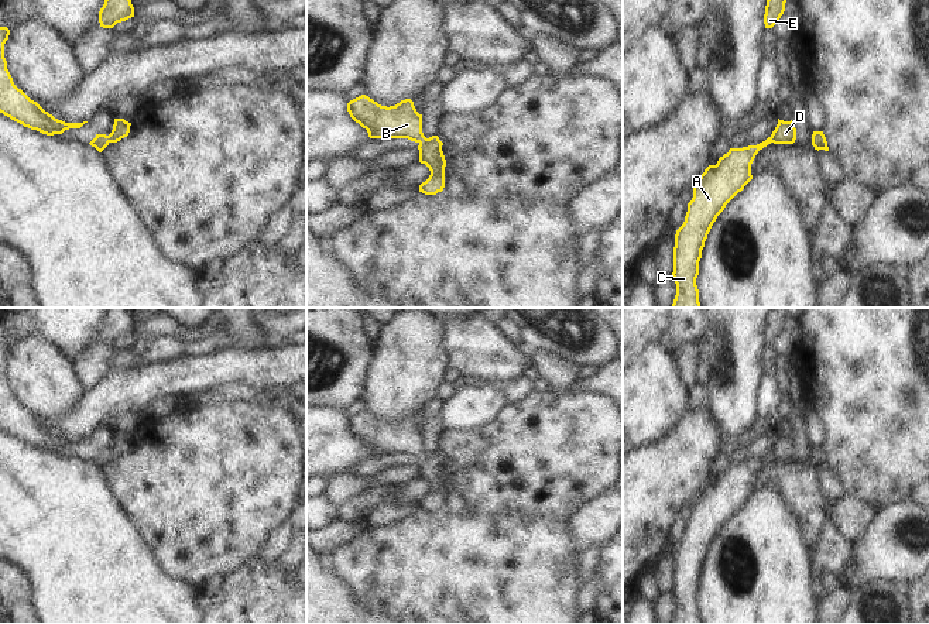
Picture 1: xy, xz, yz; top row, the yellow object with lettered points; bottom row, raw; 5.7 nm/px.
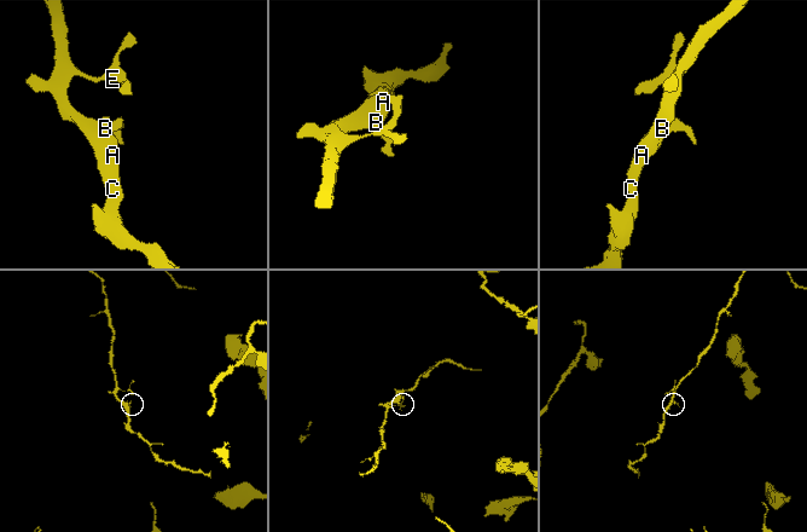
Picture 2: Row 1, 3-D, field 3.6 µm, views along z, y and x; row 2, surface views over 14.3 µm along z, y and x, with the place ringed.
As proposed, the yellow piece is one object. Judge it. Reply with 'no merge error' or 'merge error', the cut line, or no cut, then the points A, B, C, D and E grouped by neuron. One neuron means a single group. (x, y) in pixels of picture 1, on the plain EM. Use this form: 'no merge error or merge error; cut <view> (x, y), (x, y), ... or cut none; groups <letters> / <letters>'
no merge error; cut none; groups A B C D E

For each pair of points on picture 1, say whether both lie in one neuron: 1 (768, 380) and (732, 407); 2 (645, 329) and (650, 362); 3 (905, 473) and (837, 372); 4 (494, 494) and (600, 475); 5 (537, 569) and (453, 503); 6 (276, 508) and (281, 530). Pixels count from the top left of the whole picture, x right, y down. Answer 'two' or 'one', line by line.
1: two
2: two
3: one
4: one
5: two
6: two

